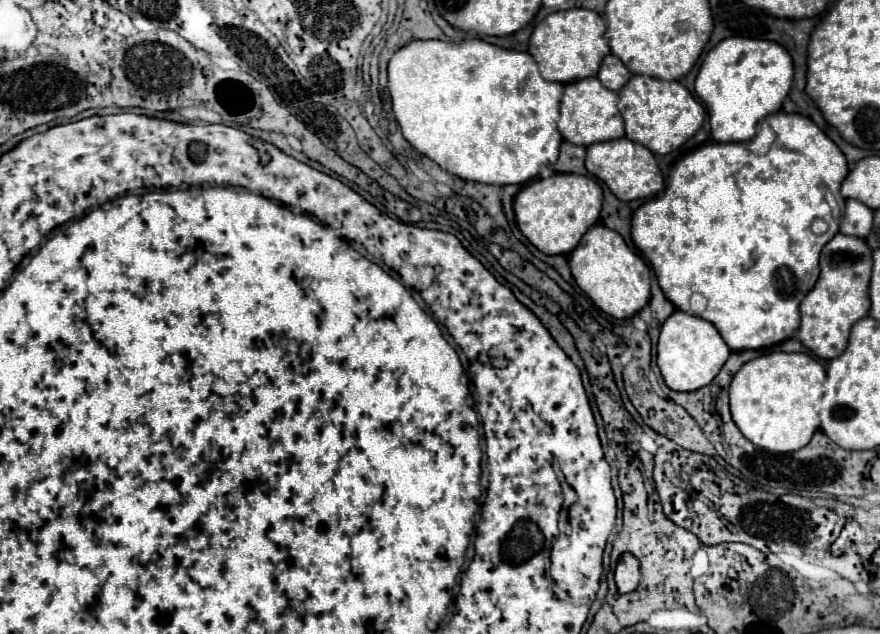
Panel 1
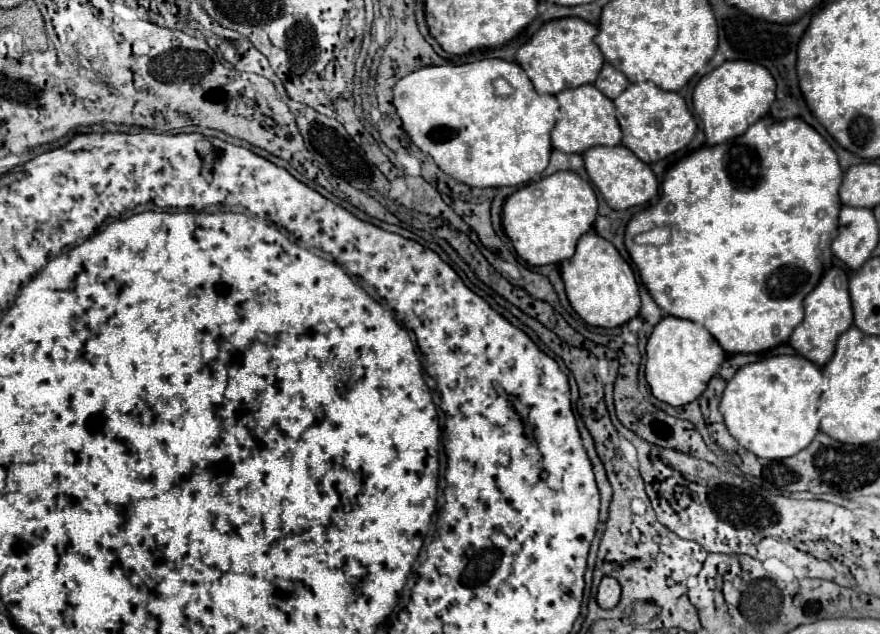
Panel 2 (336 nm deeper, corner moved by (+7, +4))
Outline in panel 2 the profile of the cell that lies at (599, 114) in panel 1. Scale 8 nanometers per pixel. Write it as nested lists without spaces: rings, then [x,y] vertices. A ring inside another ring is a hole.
[[[581,85],[575,89],[565,89],[557,93],[561,119],[555,123],[553,131],[549,133],[551,143],[555,149],[563,153],[583,153],[595,145],[619,145],[621,143],[621,129],[615,117],[615,105],[609,97],[605,97],[595,85]]]

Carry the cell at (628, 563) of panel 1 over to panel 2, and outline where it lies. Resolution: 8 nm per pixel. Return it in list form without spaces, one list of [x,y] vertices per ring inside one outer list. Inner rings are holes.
[[[603,577],[599,591],[597,591],[597,603],[603,609],[613,609],[619,603],[621,597],[621,585],[613,577]]]

